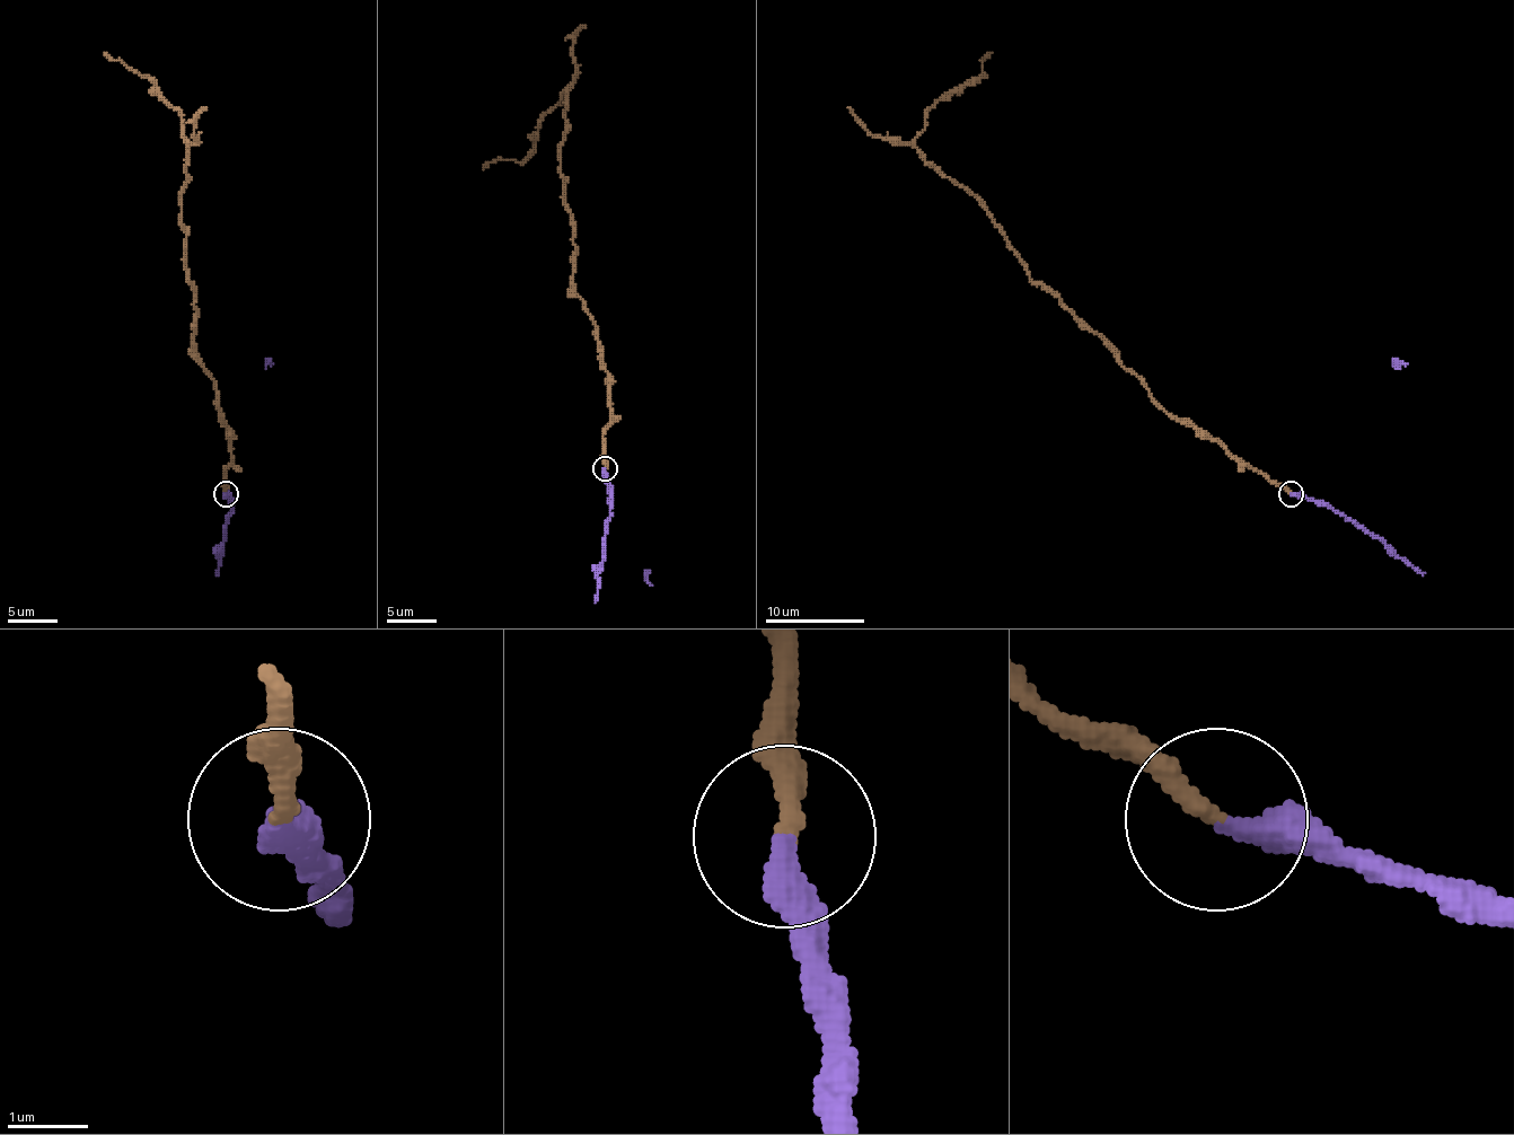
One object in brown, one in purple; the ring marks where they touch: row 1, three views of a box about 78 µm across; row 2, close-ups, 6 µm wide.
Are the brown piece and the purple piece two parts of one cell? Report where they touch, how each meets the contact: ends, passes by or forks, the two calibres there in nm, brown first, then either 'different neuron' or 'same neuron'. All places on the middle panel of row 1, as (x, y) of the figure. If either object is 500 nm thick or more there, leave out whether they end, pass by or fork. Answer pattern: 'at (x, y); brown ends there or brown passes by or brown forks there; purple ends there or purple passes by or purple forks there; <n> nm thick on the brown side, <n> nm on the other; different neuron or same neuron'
at (605, 468); brown ends there; purple ends there; 260 nm thick on the brown side, 360 nm on the other; different neuron

